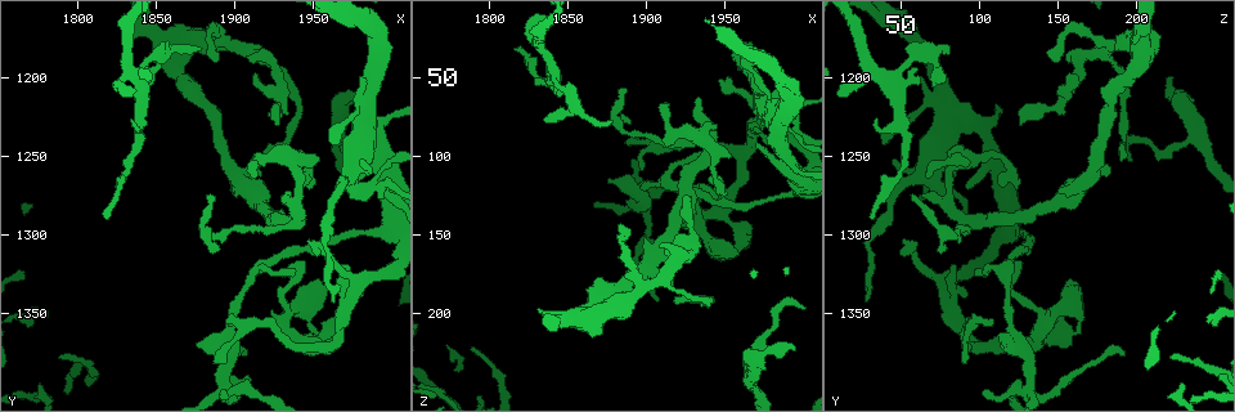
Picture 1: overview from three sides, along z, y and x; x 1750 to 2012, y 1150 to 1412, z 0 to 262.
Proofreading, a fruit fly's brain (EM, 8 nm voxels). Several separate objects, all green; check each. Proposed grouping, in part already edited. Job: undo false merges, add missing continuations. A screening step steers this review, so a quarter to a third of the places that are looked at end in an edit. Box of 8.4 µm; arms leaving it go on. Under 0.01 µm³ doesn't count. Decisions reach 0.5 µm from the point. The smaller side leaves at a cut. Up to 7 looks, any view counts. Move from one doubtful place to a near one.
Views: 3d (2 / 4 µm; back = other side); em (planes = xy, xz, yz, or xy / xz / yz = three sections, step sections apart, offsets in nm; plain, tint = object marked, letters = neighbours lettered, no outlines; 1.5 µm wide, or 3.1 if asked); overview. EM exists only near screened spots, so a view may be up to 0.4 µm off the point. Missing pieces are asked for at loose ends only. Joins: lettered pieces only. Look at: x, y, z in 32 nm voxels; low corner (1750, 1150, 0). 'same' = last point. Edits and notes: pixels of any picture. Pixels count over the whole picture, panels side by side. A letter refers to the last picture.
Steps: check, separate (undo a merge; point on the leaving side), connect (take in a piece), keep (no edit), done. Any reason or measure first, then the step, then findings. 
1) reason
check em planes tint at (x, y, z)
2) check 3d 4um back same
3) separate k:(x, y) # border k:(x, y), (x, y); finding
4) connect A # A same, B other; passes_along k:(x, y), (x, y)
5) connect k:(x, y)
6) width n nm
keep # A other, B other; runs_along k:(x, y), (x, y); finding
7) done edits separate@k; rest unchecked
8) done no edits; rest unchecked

an open end
check em planes letters at (1968, 1318, 82)

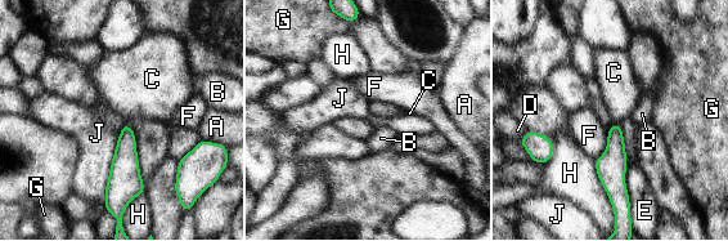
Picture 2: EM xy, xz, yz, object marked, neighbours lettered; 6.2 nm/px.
width 110 nm
keep # A other, B other, C other, D other, E other, F other, G other, H other, J other; border 2:(122, 123), (111, 163), (103, 205); no lettered piece goes on from it

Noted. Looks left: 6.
branch stops here
check em planes letters at (1916, 1260, 182)

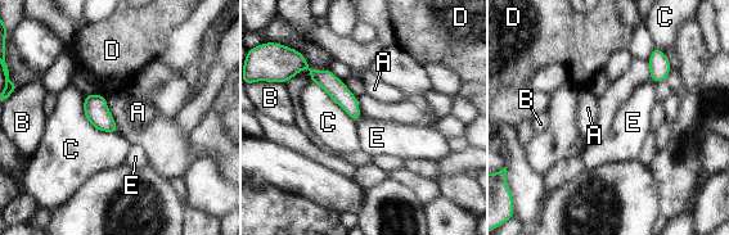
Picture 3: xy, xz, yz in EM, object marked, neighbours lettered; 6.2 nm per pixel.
longest_contact C 340 nm
keep # A other, B other, C other, D other, E other; no lettered piece goes on from it

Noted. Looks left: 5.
an open end
check em xz step 4 letters at (1896, 1354, 110)

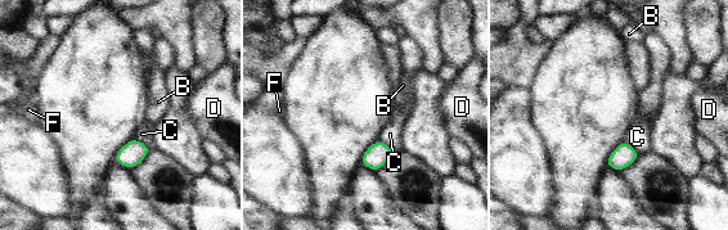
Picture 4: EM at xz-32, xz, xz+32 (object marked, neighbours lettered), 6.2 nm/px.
check em planes letters same

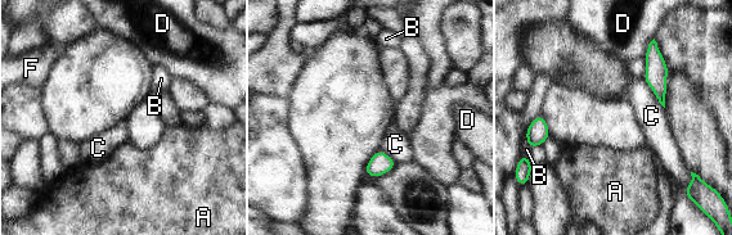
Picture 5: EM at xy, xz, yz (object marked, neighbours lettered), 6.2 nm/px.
keep # A other, B other, C other, D other, F other; border 5:(642, 80), (664, 108); none of them fits

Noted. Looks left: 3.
done no edits; rest unchecked

